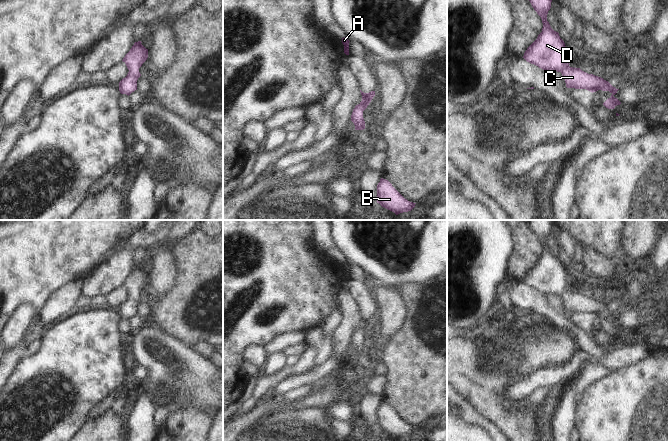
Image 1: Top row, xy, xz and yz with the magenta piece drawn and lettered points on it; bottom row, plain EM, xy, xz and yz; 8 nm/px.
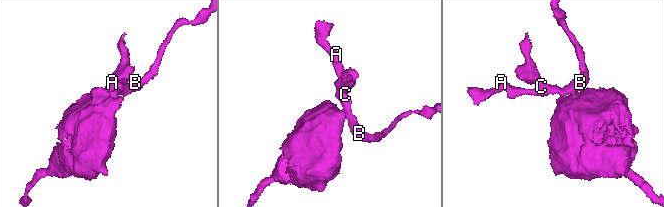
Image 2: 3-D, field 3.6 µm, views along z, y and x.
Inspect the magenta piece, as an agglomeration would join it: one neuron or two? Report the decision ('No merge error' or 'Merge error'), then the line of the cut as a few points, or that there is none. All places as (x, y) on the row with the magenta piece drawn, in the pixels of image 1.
No merge error. No split.

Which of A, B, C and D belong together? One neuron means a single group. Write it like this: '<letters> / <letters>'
A B C D

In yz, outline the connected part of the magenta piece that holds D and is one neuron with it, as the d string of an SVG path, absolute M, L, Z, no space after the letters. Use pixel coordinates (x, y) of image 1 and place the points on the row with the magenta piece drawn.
M529 0L534 10L541 17L543 28L537 39L527 48L523 58L543 70L560 72L567 88L586 89L590 92L598 90L609 91L612 95L603 105L614 109L621 102L614 97L619 89L608 81L593 74L588 74L580 68L570 67L570 56L559 33L554 31L547 21L547 14L552 0Z

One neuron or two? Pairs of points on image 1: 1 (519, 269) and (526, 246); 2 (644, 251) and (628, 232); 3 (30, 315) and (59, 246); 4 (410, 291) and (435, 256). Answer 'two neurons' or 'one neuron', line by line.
1: one neuron
2: one neuron
3: two neurons
4: two neurons

